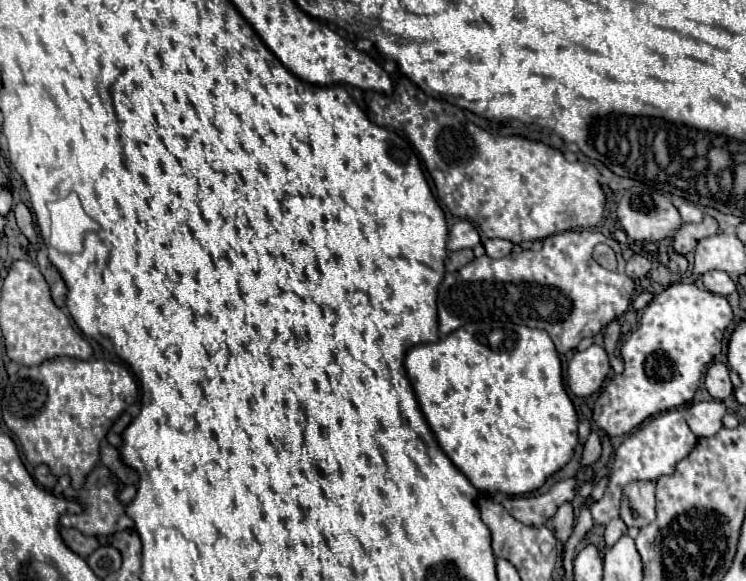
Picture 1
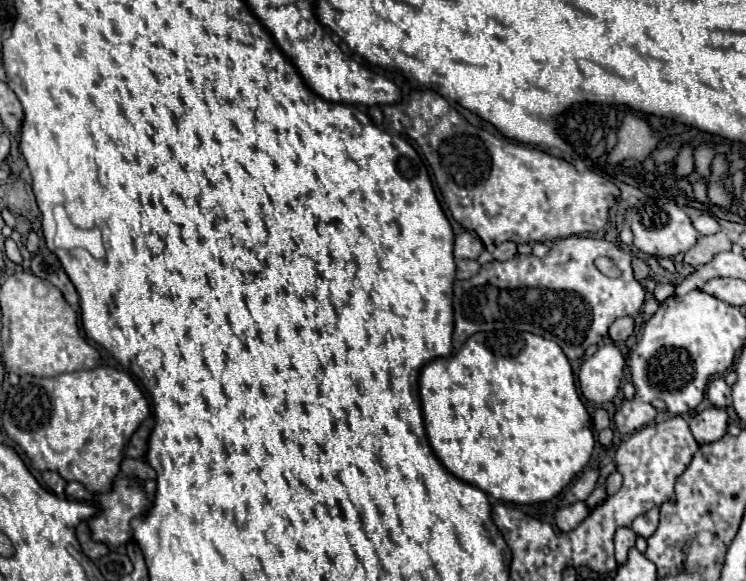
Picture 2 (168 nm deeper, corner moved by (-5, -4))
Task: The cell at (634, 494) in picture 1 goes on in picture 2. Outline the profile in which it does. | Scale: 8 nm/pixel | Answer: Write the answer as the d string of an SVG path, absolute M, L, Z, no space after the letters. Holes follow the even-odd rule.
M654 507L654 509L650 509L648 513L636 517L630 527L632 527L632 531L634 531L636 535L640 535L640 537L650 537L650 535L656 531L656 527L658 527L658 509Z

